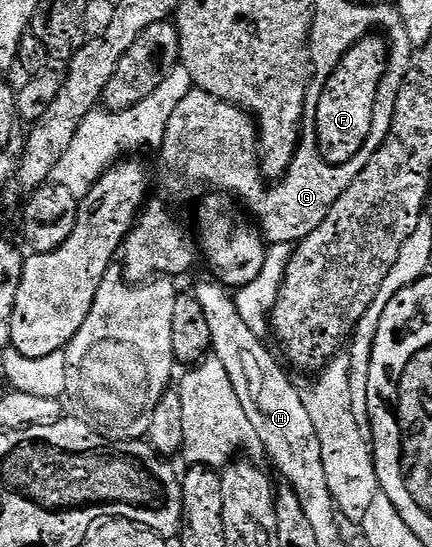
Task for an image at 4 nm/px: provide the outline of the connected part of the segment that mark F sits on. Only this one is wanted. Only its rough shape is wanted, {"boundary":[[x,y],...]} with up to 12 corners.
{"boundary":[[376,35],[323,83],[314,141],[342,166],[369,136],[388,62]]}

